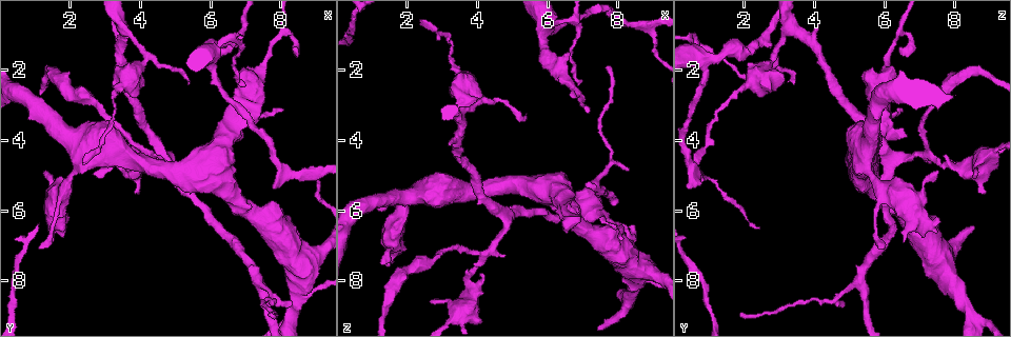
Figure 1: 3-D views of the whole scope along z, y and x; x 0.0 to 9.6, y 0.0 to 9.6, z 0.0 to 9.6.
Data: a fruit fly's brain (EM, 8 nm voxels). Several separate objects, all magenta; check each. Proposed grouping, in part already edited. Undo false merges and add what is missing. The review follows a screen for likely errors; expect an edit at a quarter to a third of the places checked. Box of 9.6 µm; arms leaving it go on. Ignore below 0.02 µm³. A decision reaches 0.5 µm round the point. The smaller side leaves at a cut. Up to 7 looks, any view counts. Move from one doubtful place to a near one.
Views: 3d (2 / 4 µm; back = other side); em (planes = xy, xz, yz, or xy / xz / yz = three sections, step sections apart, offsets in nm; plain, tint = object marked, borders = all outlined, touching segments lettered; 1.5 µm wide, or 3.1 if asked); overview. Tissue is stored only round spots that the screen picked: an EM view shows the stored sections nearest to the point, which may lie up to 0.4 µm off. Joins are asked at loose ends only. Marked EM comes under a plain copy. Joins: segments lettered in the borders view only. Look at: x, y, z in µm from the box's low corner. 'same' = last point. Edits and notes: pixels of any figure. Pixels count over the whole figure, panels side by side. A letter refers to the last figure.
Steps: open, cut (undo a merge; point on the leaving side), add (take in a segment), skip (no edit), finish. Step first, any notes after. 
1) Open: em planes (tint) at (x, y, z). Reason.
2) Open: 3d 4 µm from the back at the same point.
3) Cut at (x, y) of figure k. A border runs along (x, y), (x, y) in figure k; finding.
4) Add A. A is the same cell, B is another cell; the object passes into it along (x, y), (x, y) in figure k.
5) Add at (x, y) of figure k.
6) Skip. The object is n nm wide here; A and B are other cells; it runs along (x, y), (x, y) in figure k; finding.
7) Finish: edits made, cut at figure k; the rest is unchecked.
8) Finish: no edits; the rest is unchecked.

Open: em planes (borders) at (1.25, 4.95, 7.55). Free end.

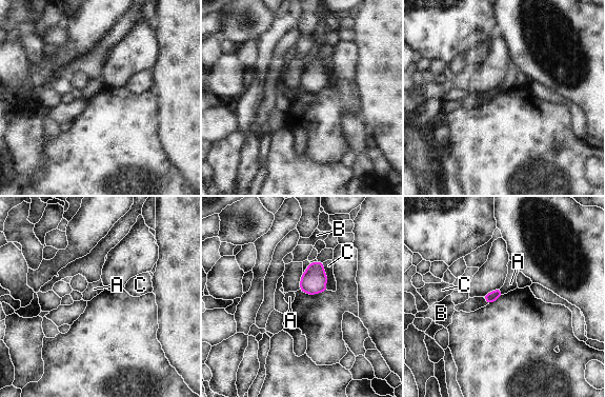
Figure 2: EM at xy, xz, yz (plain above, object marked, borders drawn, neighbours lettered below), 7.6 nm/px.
Skip. The longest contact is with C, 220 nm; A, B and C are other cells; a border runs along (500, 288), (502, 294) in figure 2; no lettered segment goes on from it.

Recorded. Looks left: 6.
Open: em planes (borders) at (8.15, 3.20, 6.45). Tapers out.

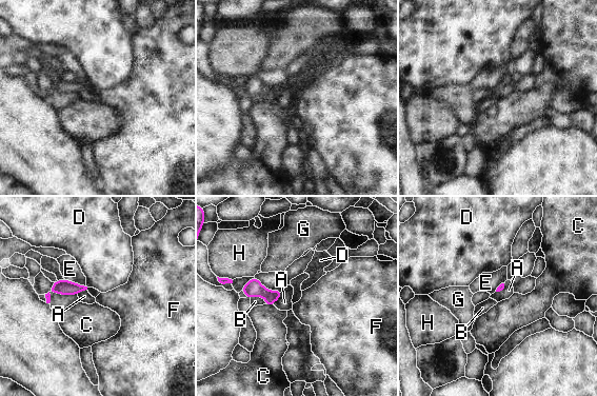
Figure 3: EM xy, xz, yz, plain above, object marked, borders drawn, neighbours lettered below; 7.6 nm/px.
Skip. A, B, C, D, E, F, G and H are other cells; a border runs along (282, 291), (281, 295), (273, 303) in figure 3; no lettered segment goes on from it.

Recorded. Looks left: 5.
Open: em xz step 8 (borders) at (3.55, 0.95, 3.30).

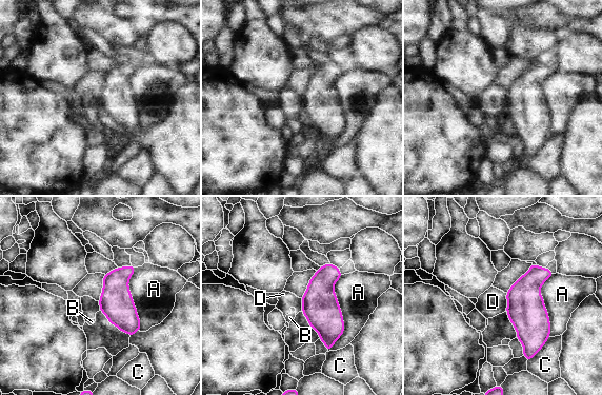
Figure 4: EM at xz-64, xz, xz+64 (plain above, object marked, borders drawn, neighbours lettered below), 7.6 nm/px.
Skip. A, B, C and D are other cells; a border runs along (342, 275), (344, 331), (327, 351) in figure 4; continuous, no second cell.

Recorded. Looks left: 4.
Finish: no edits; the rest is unchecked.

